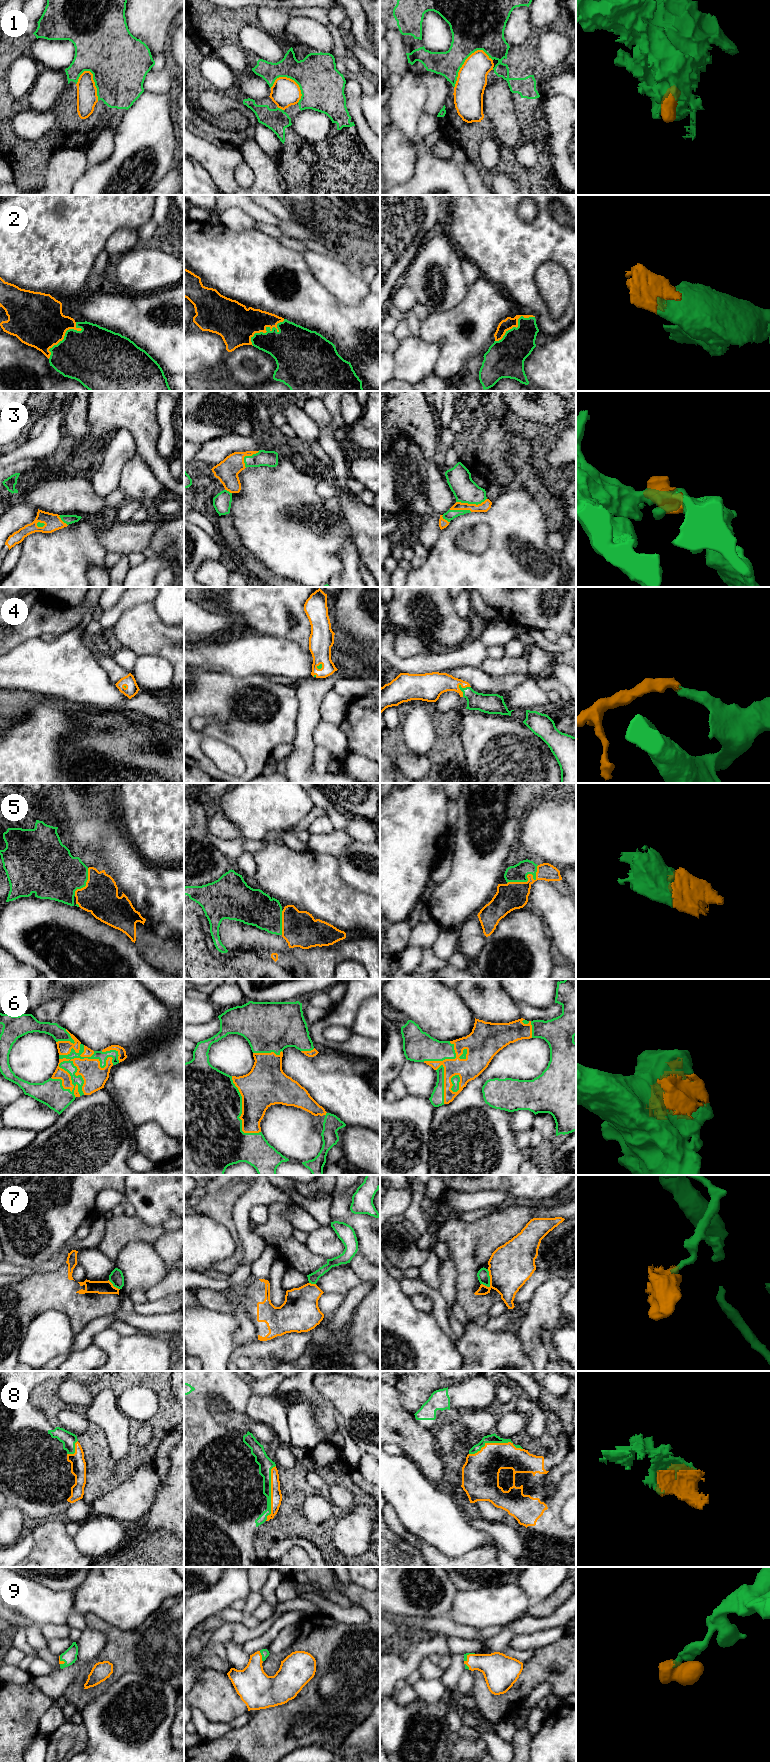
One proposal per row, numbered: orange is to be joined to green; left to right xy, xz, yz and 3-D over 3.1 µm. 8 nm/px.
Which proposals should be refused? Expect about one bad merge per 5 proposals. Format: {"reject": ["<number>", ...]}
{"reject": ["7"]}

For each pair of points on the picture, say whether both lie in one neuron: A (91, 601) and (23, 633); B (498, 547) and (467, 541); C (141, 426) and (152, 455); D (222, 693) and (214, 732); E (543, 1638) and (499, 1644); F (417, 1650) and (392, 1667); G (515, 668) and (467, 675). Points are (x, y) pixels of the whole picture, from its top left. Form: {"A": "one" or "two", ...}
{"A": "one", "B": "two", "C": "one", "D": "one", "E": "two", "F": "one", "G": "two"}

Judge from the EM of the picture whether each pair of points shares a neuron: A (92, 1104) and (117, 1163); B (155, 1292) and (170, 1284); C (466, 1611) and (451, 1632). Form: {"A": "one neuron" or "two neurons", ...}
{"A": "one neuron", "B": "one neuron", "C": "two neurons"}

